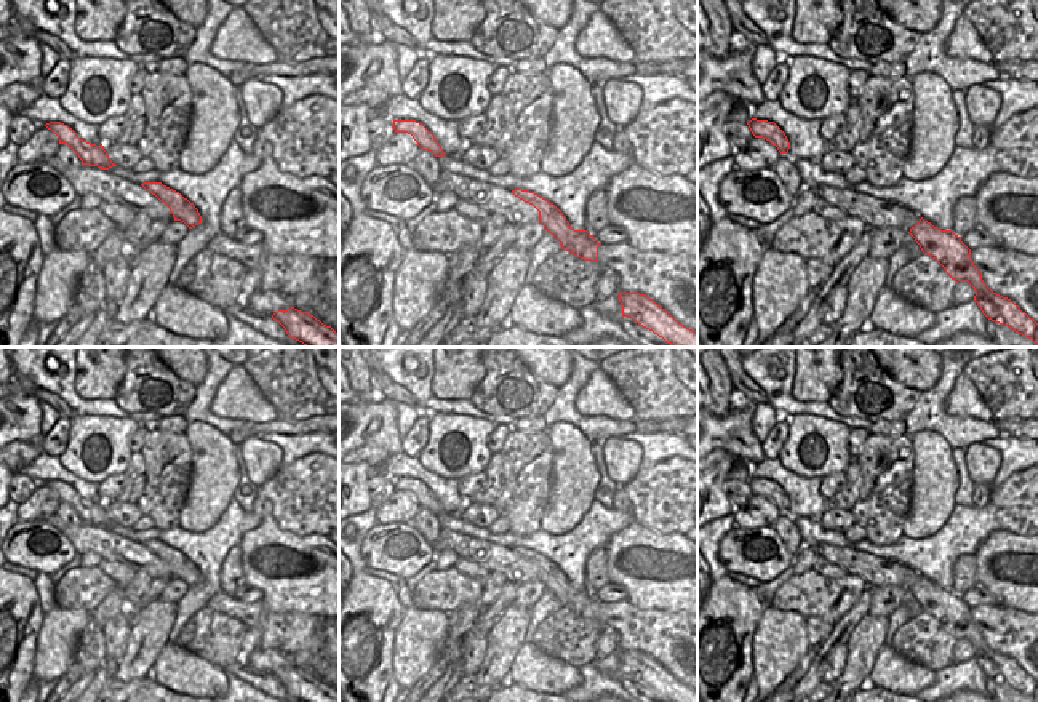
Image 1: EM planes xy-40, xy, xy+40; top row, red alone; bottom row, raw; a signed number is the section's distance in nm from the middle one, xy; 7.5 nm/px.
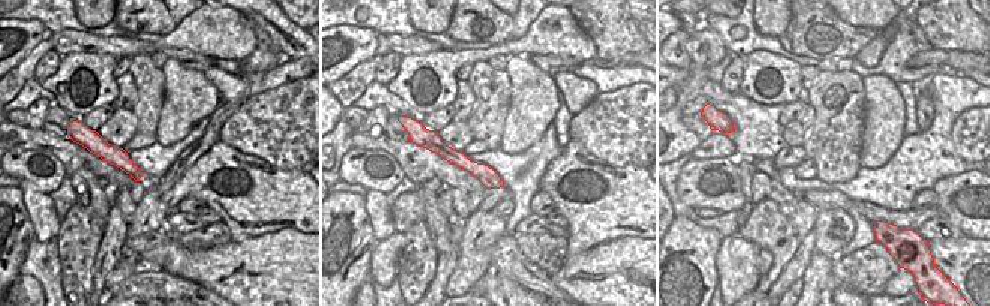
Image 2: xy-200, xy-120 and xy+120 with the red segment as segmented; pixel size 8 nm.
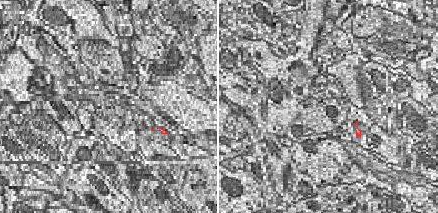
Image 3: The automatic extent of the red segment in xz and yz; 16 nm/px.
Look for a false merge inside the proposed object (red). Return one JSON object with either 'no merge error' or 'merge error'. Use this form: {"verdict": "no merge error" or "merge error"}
{"verdict": "no merge error"}

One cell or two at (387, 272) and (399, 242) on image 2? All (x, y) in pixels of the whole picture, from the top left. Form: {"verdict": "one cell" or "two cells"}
{"verdict": "one cell"}

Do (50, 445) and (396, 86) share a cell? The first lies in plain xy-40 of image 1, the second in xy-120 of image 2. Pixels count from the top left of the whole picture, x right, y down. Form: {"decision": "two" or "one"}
{"decision": "two"}

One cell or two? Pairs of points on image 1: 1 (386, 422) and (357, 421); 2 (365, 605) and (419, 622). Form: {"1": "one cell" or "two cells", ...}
{"1": "one cell", "2": "two cells"}

